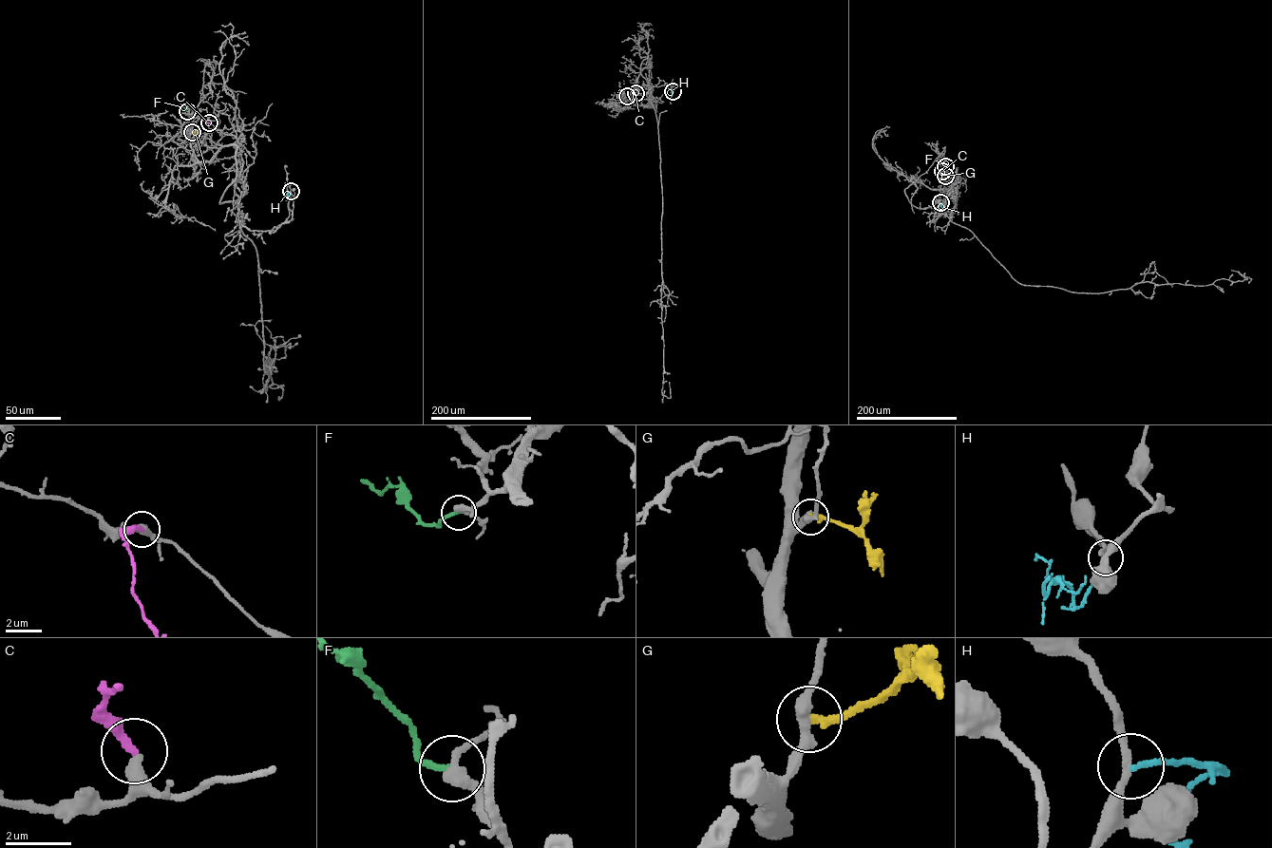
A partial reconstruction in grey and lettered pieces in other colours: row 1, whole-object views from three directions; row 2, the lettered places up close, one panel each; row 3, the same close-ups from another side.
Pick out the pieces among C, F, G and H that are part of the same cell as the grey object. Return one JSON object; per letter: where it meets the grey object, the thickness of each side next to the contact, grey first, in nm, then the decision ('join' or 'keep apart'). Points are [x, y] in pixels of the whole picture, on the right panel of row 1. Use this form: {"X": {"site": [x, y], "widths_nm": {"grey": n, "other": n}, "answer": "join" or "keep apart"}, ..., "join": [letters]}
{"C": {"site": [942, 171], "widths_nm": {"grey": 440, "other": 320}, "answer": "join"}, "F": {"site": [945, 166], "widths_nm": {"grey": 320, "other": 180}, "answer": "keep apart"}, "G": {"site": [945, 176], "widths_nm": {"grey": 360, "other": 240}, "answer": "keep apart"}, "H": {"site": [940, 202], "widths_nm": {"grey": 200, "other": 160}, "answer": "keep apart"}, "join": ["C"]}

